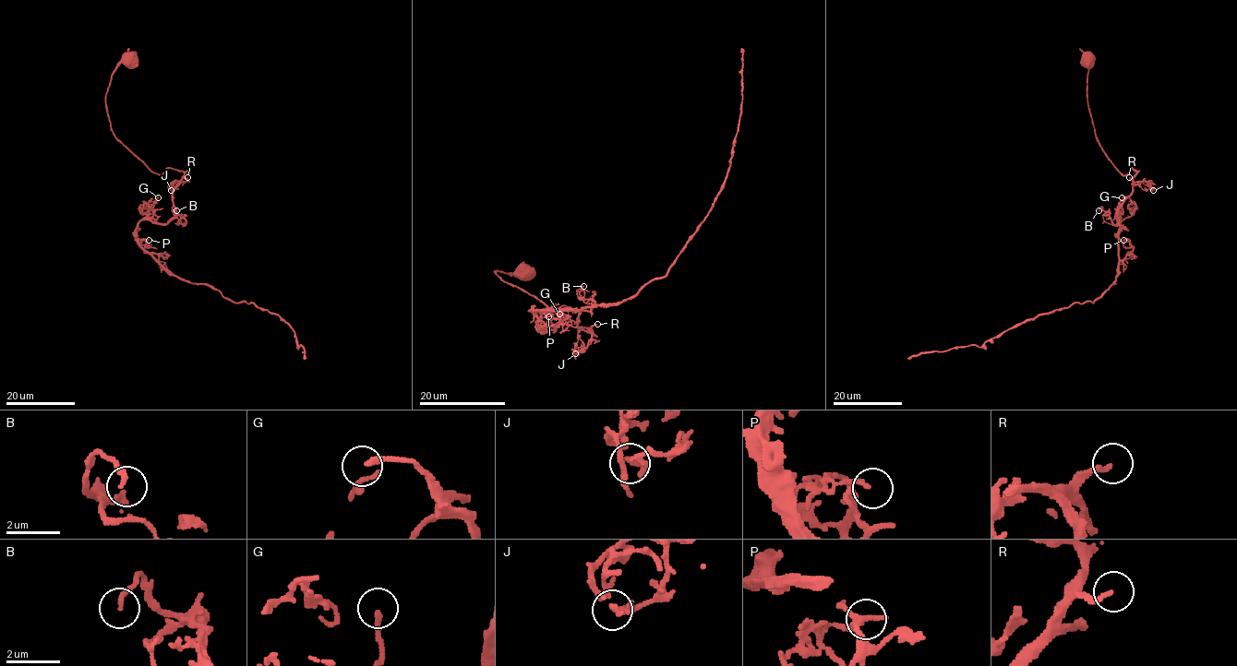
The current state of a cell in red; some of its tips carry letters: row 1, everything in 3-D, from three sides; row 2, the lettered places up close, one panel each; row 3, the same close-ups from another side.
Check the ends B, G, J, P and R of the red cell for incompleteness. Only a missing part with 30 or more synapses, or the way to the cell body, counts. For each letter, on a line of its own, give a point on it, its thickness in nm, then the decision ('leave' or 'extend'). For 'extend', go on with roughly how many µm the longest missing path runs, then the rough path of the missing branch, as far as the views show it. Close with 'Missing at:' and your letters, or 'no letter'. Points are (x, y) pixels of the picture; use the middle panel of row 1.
B: place (583, 286); calibre 180 nm; leave
G: place (559, 314); calibre 200 nm; leave
J: place (575, 353); calibre 200 nm; leave
P: place (548, 316); calibre 150 nm; leave
R: place (597, 324); calibre 160 nm; leave
Missing at: no letter

